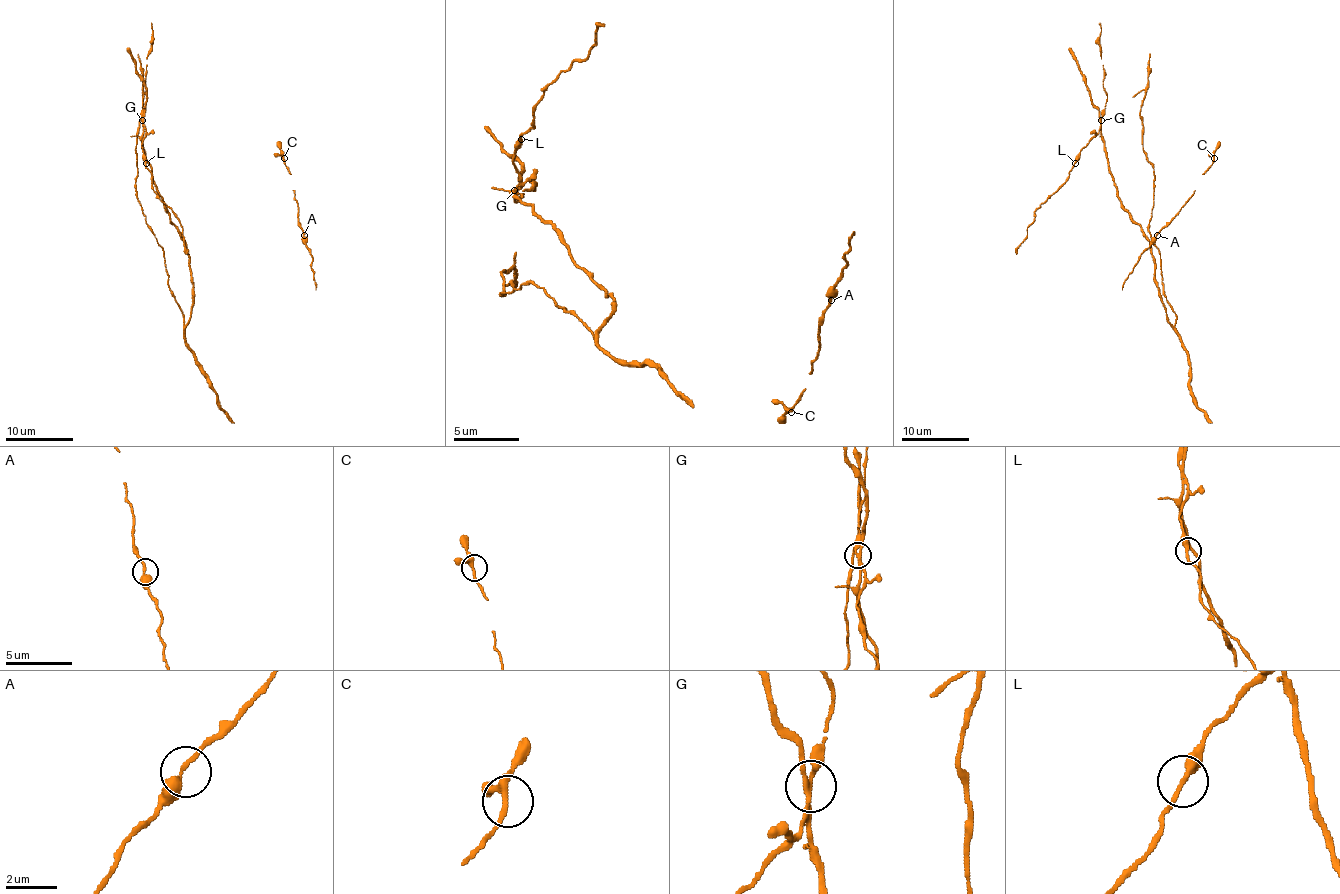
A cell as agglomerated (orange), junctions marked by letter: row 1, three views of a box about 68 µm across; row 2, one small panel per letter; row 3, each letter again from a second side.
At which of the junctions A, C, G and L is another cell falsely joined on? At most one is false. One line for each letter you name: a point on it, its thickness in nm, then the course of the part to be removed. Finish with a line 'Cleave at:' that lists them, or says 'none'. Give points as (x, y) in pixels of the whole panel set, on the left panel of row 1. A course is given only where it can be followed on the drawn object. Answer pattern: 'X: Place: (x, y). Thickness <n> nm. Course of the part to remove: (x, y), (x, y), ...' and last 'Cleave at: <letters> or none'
G: Place: (142, 120). Thickness 240 nm. Course of the part to remove: (142, 121), (142, 149), (158, 195), (190, 259), (186, 324), (137, 198), (137, 53)
Cleave at: G

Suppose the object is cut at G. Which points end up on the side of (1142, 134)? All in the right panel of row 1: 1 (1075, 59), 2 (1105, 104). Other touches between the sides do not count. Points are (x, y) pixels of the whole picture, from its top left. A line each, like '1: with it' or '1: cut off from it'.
1: with it
2: cut off from it

